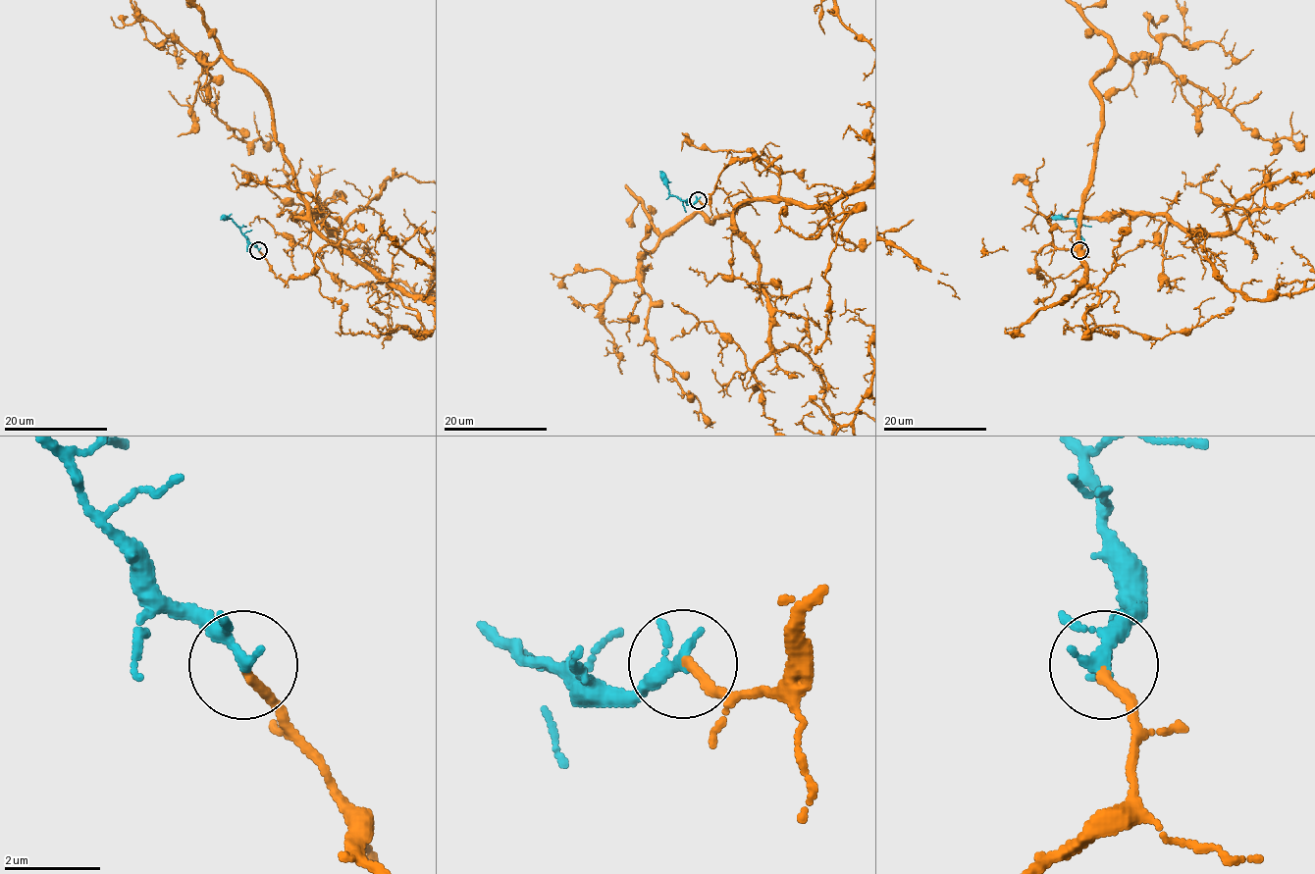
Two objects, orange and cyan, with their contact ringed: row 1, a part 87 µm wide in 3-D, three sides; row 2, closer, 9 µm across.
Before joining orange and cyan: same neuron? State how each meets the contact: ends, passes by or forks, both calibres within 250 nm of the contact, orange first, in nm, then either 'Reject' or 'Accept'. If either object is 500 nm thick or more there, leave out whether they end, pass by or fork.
At the ring orange ends. At the ring cyan passes by. Thickness 190 nm (orange) against 220 nm. Accept

